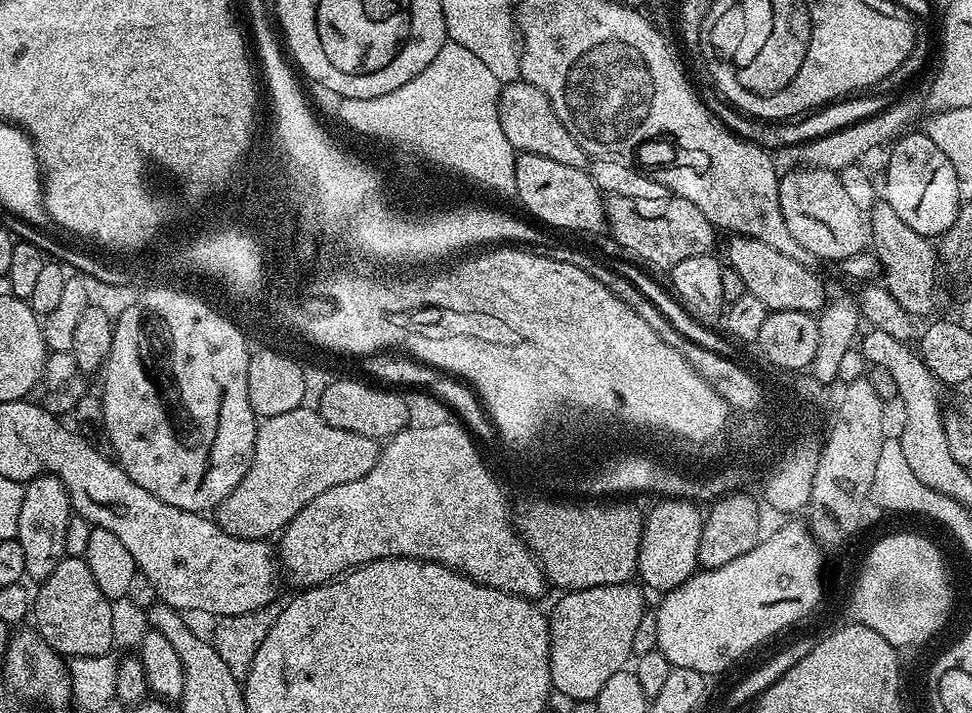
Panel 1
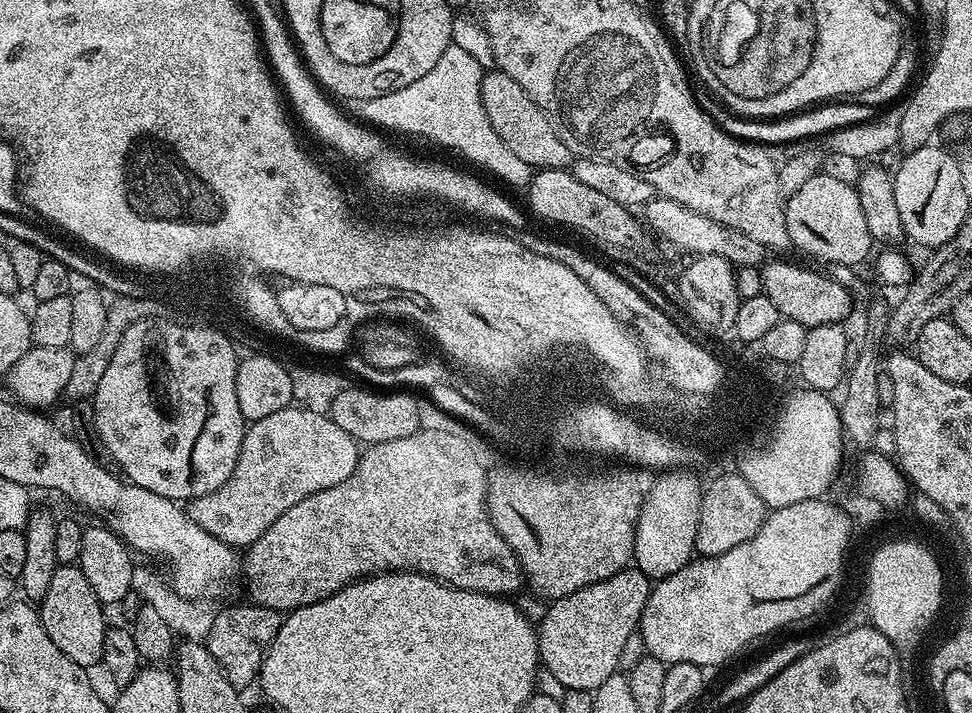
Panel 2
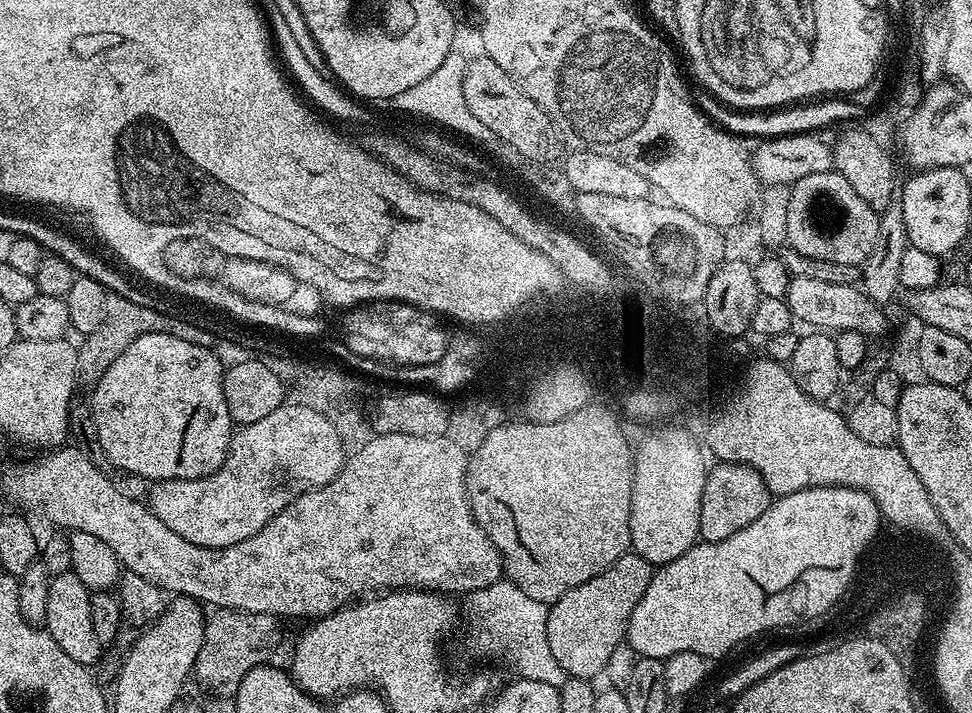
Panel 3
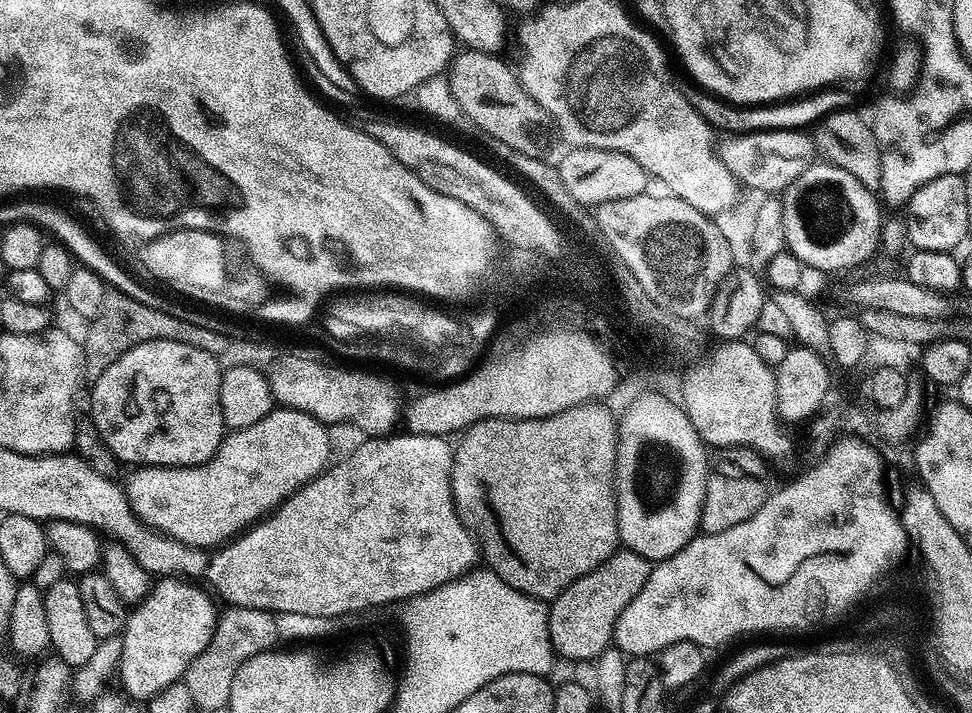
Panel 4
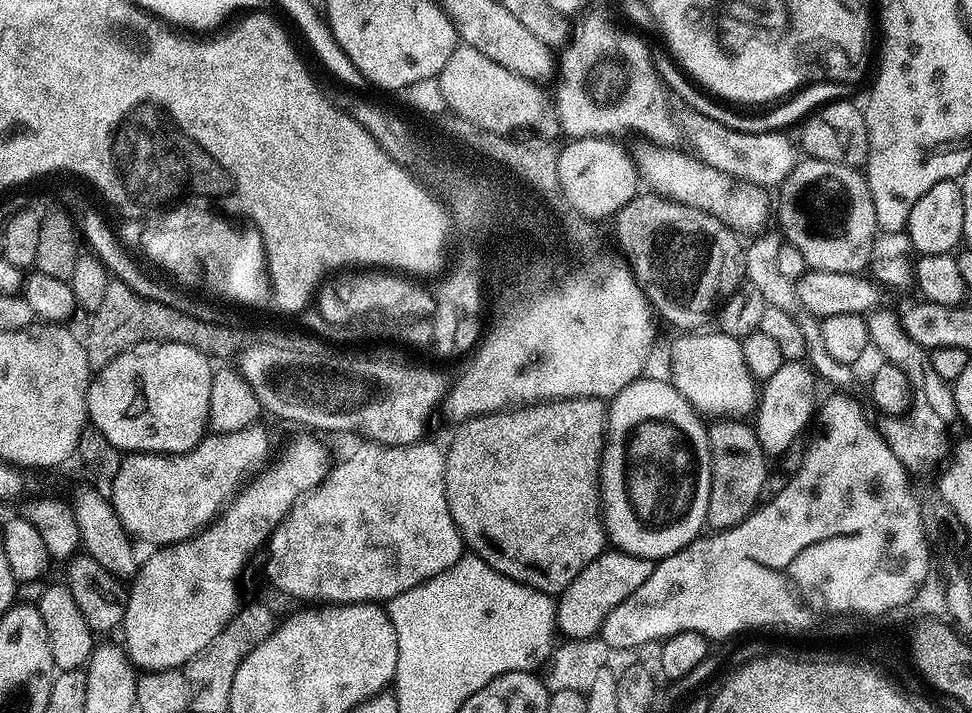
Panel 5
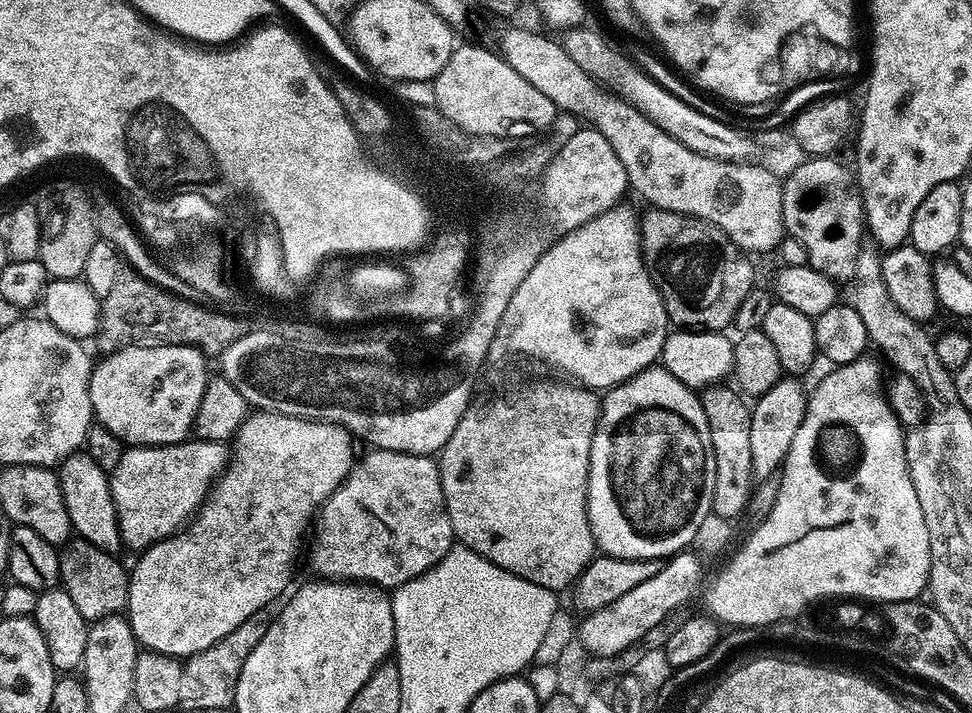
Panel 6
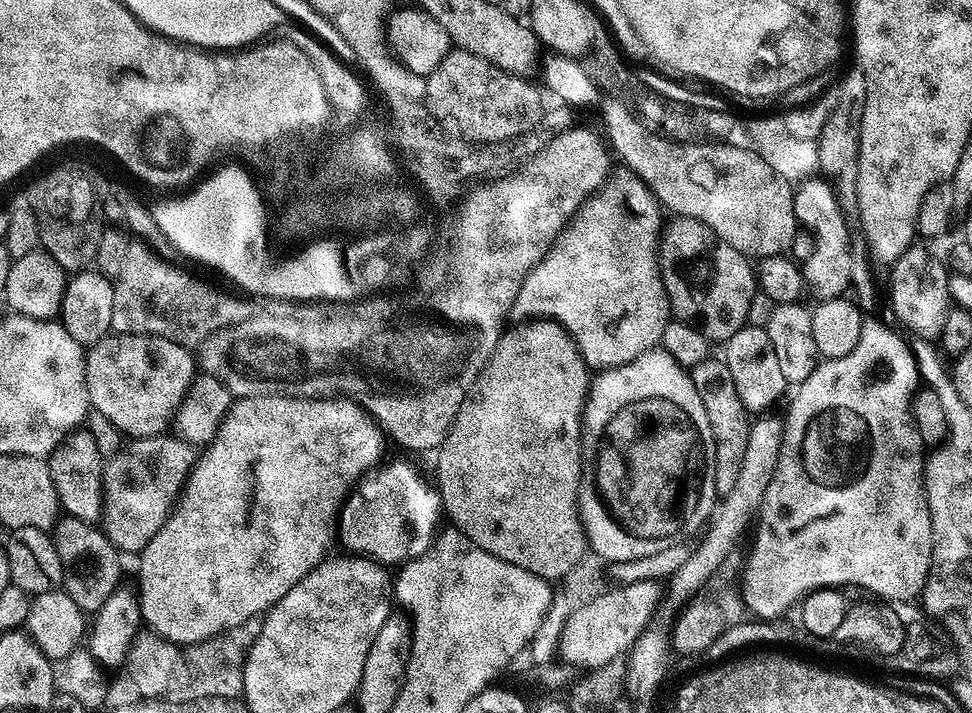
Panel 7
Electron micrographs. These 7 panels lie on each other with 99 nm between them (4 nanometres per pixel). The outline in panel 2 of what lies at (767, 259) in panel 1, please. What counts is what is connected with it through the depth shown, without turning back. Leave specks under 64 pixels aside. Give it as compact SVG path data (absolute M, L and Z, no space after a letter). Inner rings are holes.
M769 259L760 273L763 295L778 306L781 317L793 320L809 329L827 324L844 324L852 312L852 300L848 289L831 280L823 271L803 268L800 264L787 264L784 260Z

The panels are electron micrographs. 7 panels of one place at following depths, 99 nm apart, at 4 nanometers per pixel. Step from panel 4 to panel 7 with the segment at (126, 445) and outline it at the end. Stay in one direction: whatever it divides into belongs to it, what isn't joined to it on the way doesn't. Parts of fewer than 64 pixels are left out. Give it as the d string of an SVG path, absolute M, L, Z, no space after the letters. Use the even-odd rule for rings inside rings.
M109 334L87 349L84 362L91 411L110 418L128 438L161 435L198 372L193 353L157 336Z

